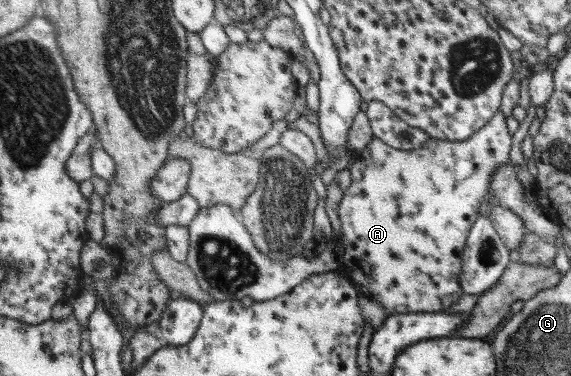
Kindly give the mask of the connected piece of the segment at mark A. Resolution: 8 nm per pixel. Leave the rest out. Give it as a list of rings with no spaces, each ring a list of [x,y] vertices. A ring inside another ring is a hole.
[[[498,111],[478,133],[474,133],[470,139],[464,141],[448,139],[430,139],[427,145],[422,145],[420,149],[396,149],[380,138],[374,138],[372,143],[359,153],[353,154],[353,163],[350,167],[351,184],[347,187],[343,198],[338,206],[338,214],[342,223],[342,233],[344,233],[339,244],[341,252],[338,253],[340,265],[344,267],[349,278],[355,283],[361,294],[372,295],[378,302],[384,304],[388,317],[390,315],[403,315],[404,313],[434,313],[445,312],[451,305],[454,305],[464,289],[460,285],[460,272],[462,272],[462,262],[464,262],[464,248],[466,240],[473,230],[476,220],[481,219],[480,202],[490,196],[490,182],[496,172],[496,166],[508,162],[508,154],[511,151],[511,135],[506,133],[504,115]]]

